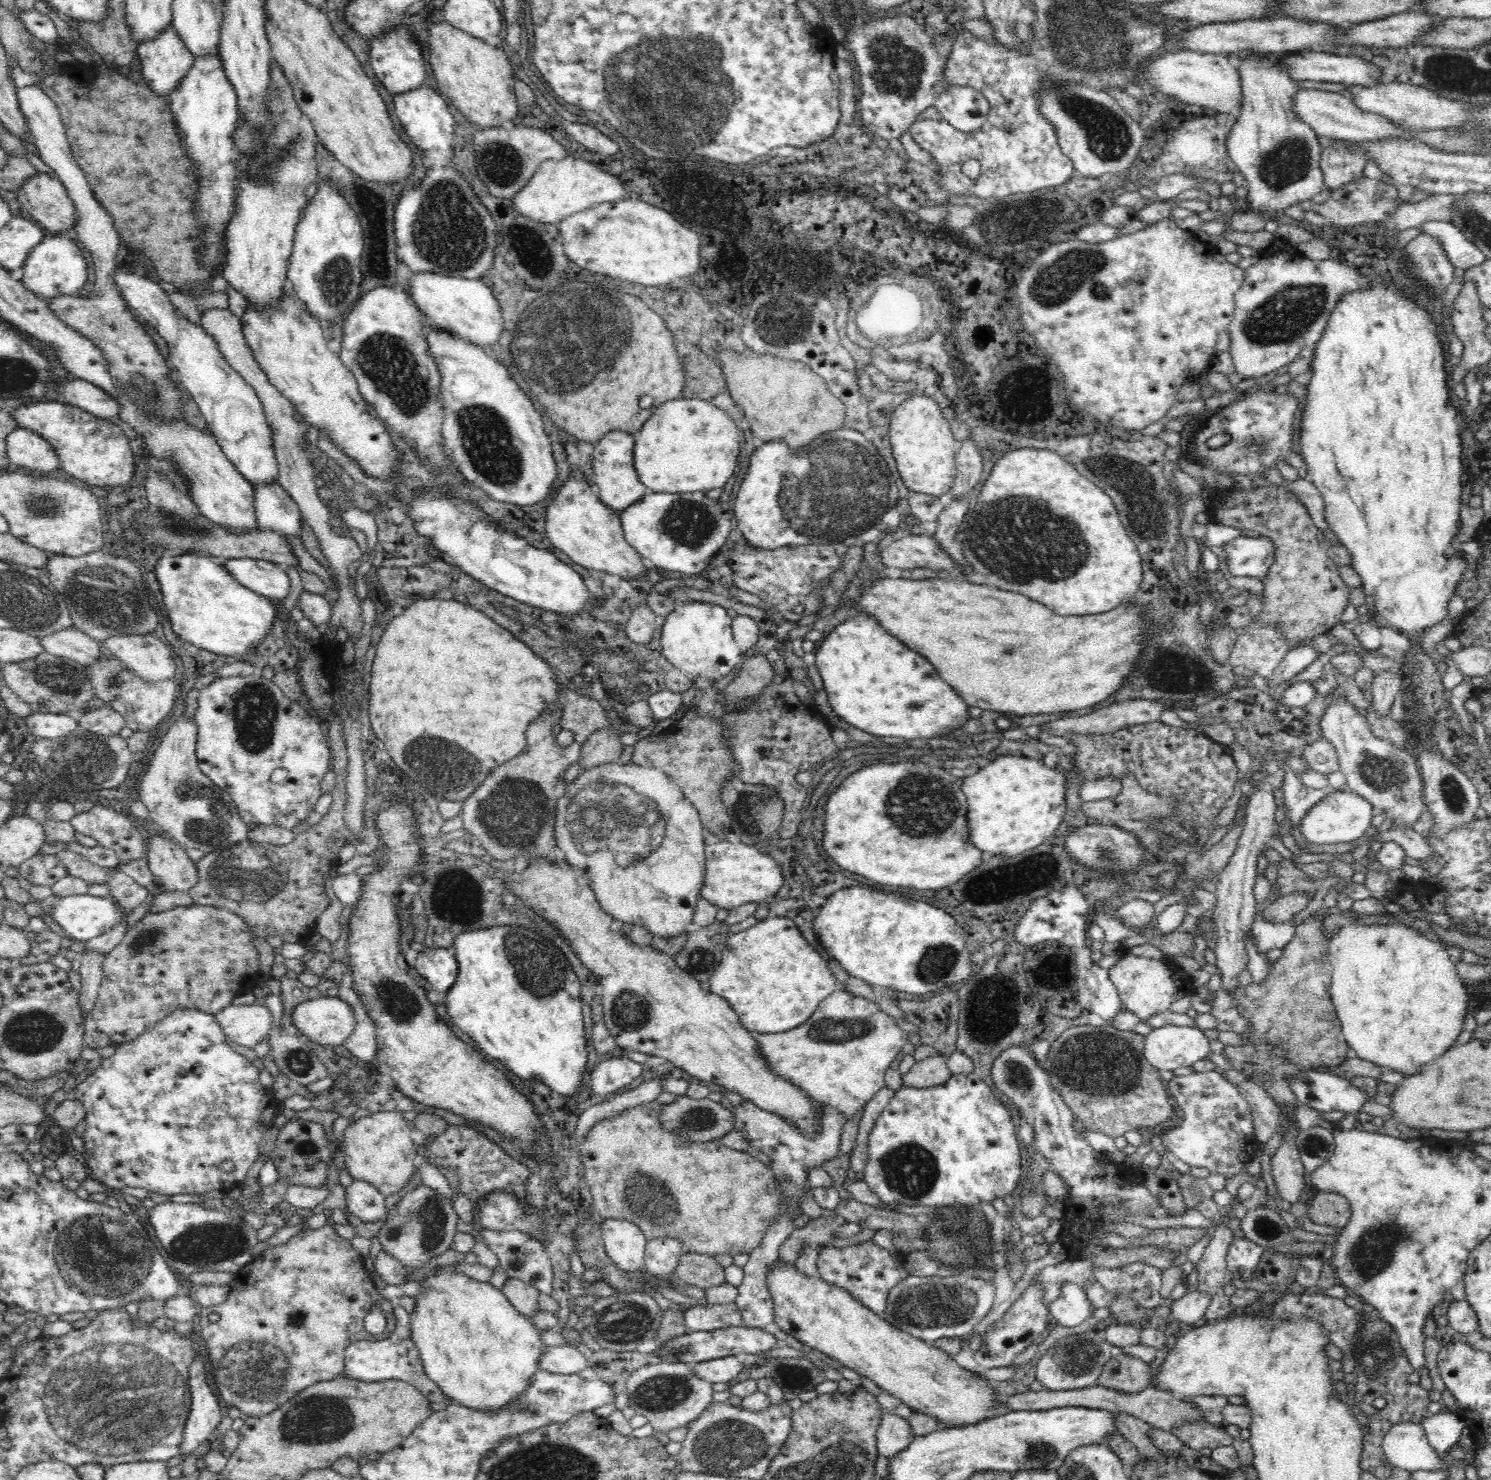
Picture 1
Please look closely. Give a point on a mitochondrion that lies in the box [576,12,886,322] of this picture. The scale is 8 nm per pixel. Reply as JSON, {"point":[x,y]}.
{"point":[656,88]}

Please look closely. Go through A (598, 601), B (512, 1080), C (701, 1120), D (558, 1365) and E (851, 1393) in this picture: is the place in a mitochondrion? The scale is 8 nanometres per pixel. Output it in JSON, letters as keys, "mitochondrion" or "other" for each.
{"A":"other","B":"other","C":"mitochondrion","D":"other","E":"other"}

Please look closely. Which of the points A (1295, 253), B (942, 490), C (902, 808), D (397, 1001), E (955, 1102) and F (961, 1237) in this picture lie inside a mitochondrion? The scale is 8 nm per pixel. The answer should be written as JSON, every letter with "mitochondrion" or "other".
{"A":"other","B":"other","C":"mitochondrion","D":"mitochondrion","E":"other","F":"mitochondrion"}

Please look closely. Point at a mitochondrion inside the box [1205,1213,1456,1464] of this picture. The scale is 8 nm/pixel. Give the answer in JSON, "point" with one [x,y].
{"point":[1381,1367]}

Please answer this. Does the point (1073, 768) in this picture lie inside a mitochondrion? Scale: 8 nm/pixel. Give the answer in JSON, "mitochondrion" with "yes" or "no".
{"mitochondrion":"no"}

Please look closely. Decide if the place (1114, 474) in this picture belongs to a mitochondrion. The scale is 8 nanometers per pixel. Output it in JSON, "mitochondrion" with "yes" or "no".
{"mitochondrion":"yes"}

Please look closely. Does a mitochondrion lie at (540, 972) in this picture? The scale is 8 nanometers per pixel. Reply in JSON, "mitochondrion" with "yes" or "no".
{"mitochondrion":"yes"}

